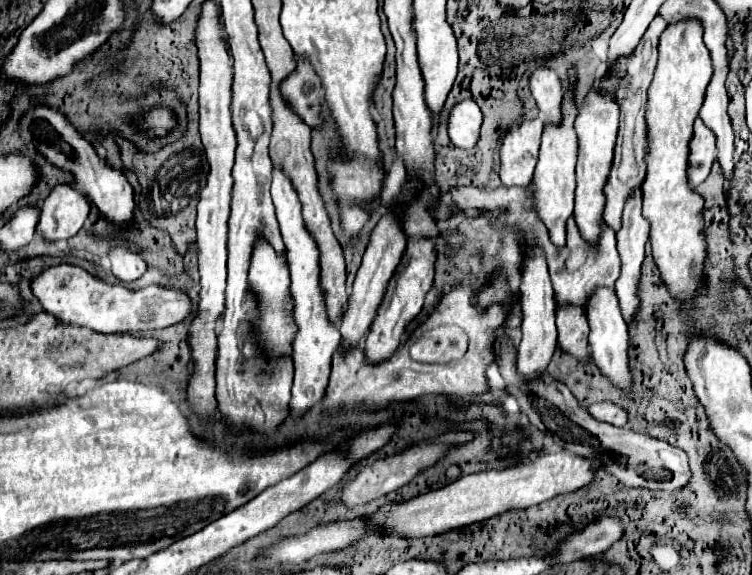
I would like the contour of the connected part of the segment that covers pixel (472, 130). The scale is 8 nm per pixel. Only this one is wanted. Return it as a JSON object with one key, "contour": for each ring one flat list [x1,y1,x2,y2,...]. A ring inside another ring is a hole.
{"contour":[[471,99,457,103,449,115,449,137,459,149,473,151,479,141,479,131,483,123,483,113,479,105]]}

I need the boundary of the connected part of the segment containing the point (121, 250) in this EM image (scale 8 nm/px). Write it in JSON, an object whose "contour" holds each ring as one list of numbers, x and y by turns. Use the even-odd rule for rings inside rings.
{"contour":[[115,245,109,251,109,259,111,259,113,275,119,281,135,281,143,277,143,273,147,271,147,263,141,259,141,255,131,251,127,245]]}

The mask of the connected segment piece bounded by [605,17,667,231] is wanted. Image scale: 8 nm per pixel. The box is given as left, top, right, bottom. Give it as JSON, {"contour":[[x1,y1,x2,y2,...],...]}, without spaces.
{"contour":[[655,17,649,29,645,31,641,43,637,45,635,53,629,59,623,59,623,69,615,71,615,77,611,77,605,85,615,91,617,103,621,107,621,119,619,119,619,135,617,135,617,145,615,145,615,159,611,165,609,181,605,185,605,223,617,231,621,227,621,211,625,209,625,203,633,191,637,191,643,183,645,177,645,101,647,101,647,87,653,79,653,71,657,65,657,43,661,33,665,31,665,21,661,17]]}

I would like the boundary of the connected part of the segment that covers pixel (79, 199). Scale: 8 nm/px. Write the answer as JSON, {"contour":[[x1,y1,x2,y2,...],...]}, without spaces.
{"contour":[[55,185,41,205,39,229,45,239,69,239,77,235,89,217,89,201,71,185]]}

